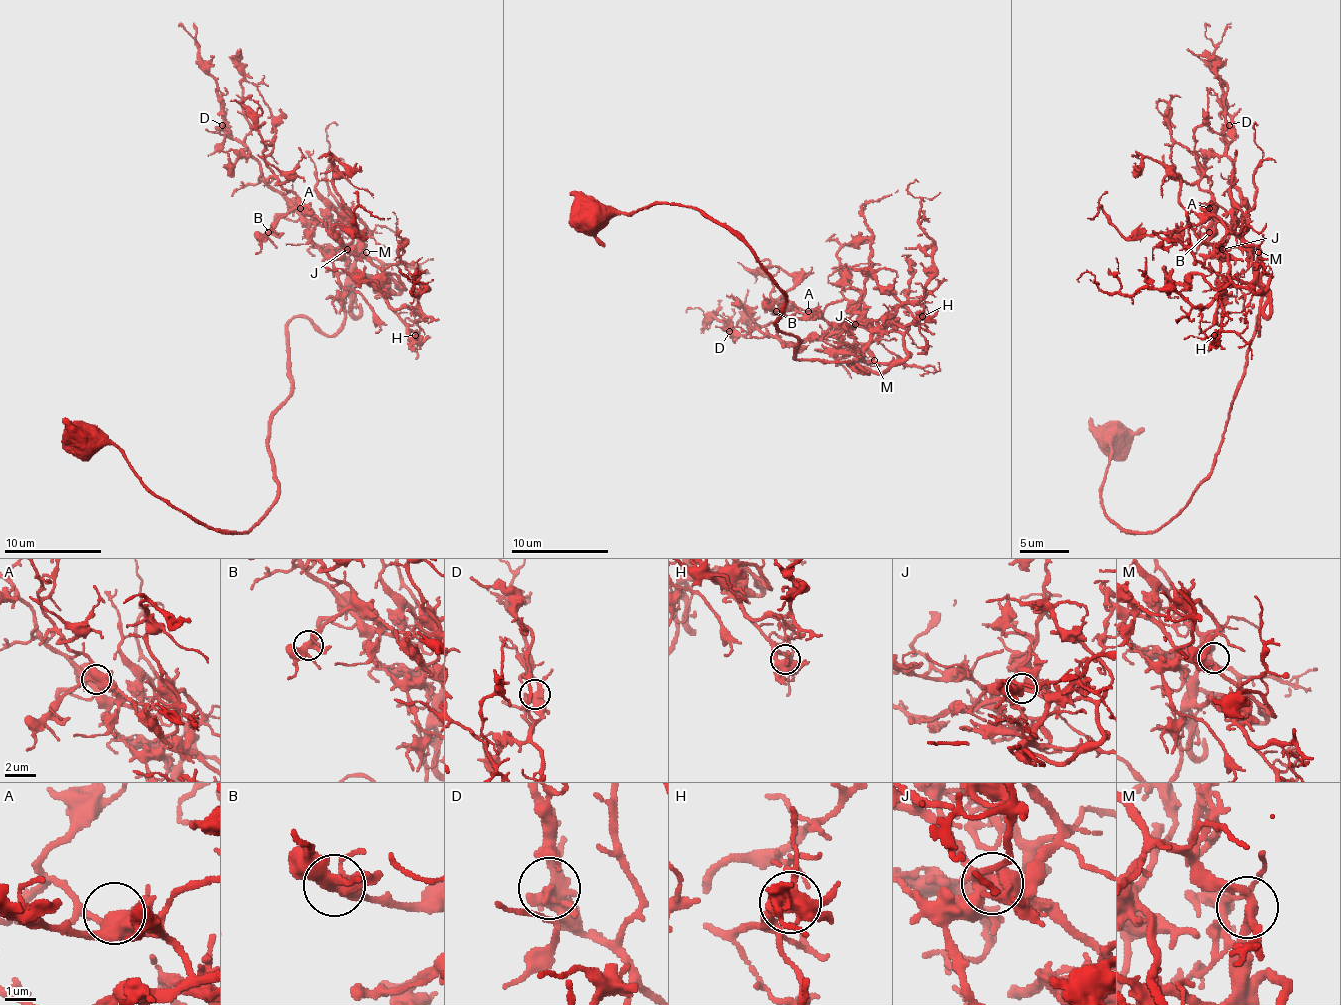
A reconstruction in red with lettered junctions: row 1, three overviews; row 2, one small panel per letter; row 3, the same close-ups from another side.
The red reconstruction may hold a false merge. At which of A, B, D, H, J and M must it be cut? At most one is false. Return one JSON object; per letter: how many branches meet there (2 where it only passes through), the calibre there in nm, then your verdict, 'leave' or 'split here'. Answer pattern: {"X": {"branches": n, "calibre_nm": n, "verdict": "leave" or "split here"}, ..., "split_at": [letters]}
{"A": {"branches": 5, "calibre_nm": 480, "verdict": "leave"}, "B": {"branches": 5, "calibre_nm": 400, "verdict": "leave"}, "D": {"branches": 4, "calibre_nm": 400, "verdict": "leave"}, "H": {"branches": 5, "calibre_nm": 420, "verdict": "leave"}, "J": {"branches": 4, "calibre_nm": 480, "verdict": "leave"}, "M": {"branches": 3, "calibre_nm": 280, "verdict": "leave"}, "split_at": []}

